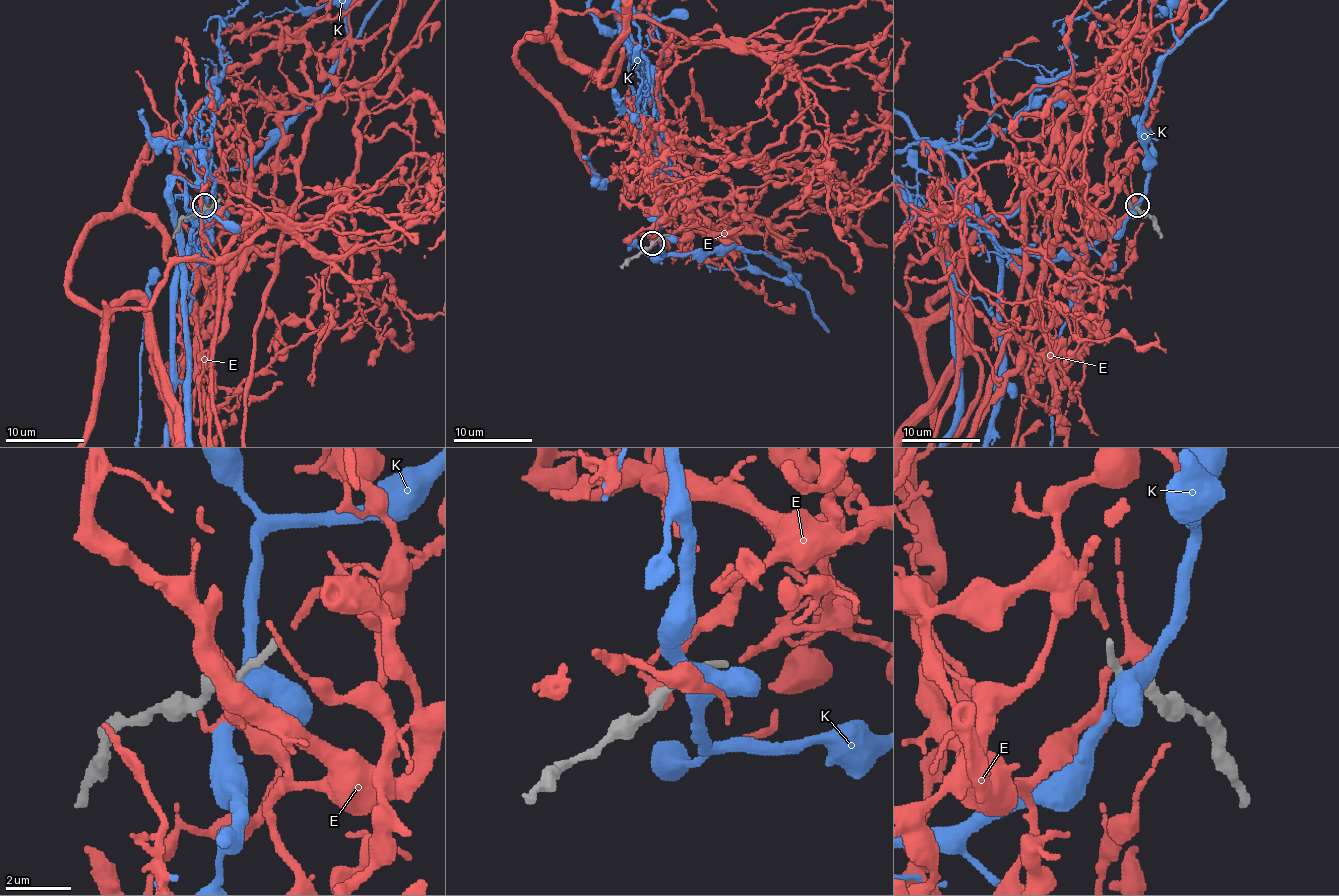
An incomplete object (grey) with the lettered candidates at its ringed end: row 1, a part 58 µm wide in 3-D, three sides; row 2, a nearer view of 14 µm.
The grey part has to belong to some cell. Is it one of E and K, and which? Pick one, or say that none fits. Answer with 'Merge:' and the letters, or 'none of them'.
Merge: E

